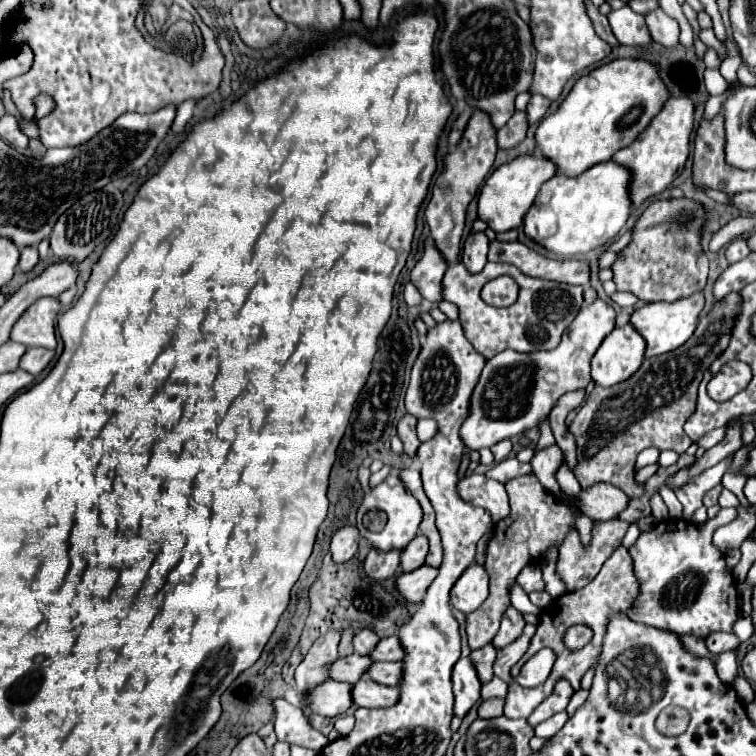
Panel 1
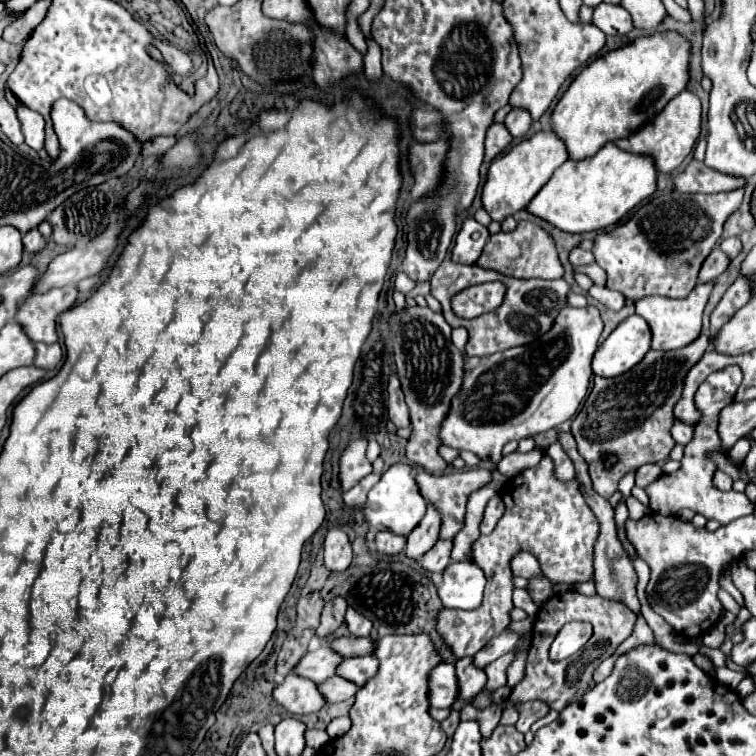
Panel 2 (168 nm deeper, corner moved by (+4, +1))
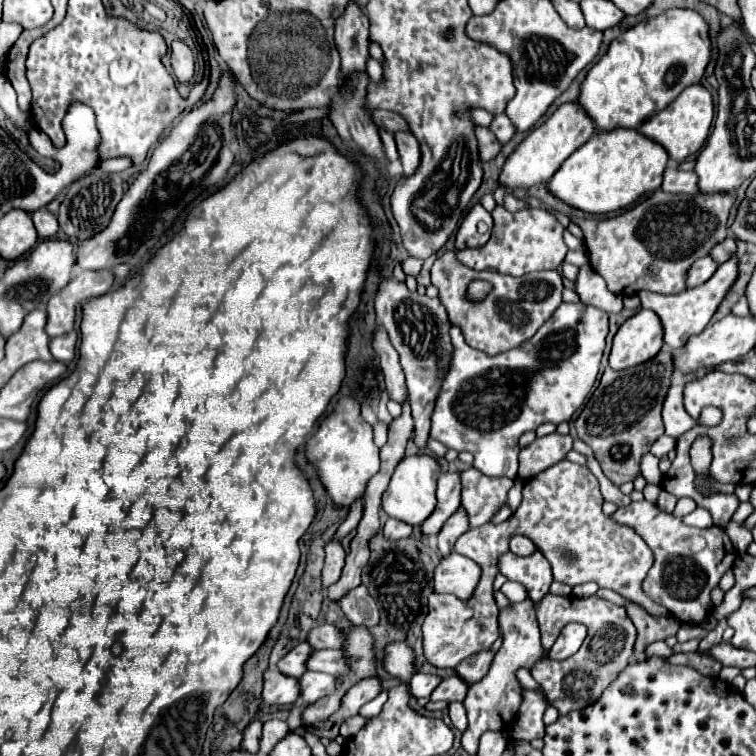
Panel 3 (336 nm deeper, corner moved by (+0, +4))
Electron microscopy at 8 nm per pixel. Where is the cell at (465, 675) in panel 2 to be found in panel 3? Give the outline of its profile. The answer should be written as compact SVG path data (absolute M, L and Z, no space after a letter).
M453 674L451 678L445 678L441 682L441 686L437 686L437 690L433 690L429 700L433 700L433 702L435 700L443 700L443 702L459 700L459 702L463 702L465 694L467 694L467 684L457 674Z

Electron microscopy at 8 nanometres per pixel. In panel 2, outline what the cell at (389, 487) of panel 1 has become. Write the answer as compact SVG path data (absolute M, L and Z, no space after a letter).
M397 463L397 465L391 465L383 473L379 483L369 491L363 513L365 513L365 521L369 523L371 531L391 531L391 533L399 533L407 537L417 527L417 523L423 519L425 507L427 507L425 499L421 497L415 485L411 467L405 463Z

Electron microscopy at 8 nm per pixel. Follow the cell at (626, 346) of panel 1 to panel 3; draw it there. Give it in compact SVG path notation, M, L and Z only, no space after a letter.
M639 310L625 320L613 338L609 366L625 370L651 360L663 346L663 326L653 310Z

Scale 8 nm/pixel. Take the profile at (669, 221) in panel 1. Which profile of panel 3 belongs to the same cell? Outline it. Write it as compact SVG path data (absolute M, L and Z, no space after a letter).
M655 190L647 200L613 218L577 218L571 216L583 230L583 244L587 248L591 268L607 282L607 288L619 296L631 296L639 290L651 290L657 294L679 294L685 290L685 272L697 260L709 254L709 250L727 236L727 216L735 202L735 194L667 194Z

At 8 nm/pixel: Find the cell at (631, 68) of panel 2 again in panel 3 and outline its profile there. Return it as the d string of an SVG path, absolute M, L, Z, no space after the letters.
M669 8L665 14L651 20L639 22L609 46L609 52L599 58L599 62L589 70L585 82L581 84L579 104L595 120L597 130L611 130L617 126L639 128L649 116L667 108L687 86L697 84L711 60L711 38L709 24L701 18L699 12L691 8Z

